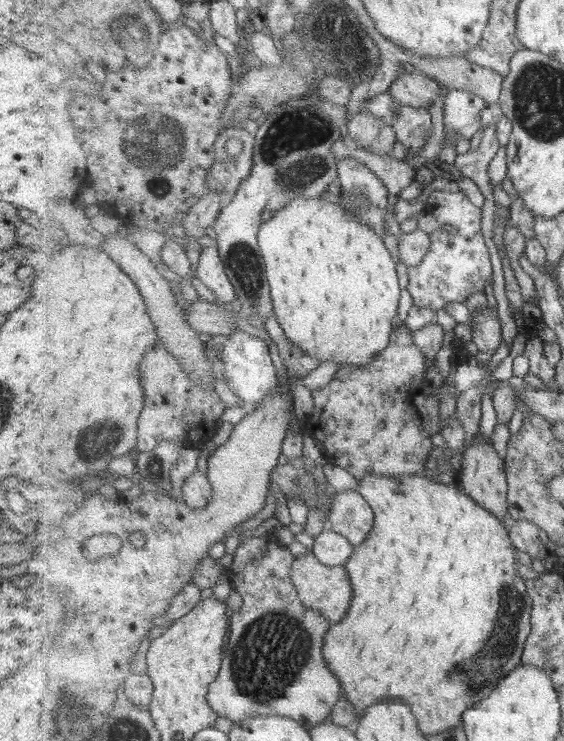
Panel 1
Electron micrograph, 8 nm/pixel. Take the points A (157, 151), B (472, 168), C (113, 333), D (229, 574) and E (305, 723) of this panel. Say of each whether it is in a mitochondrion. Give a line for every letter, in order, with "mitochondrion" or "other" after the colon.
A: mitochondrion
B: other
C: other
D: other
E: other

